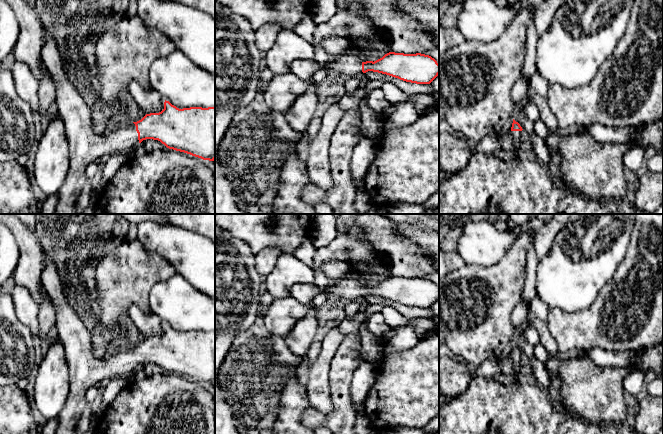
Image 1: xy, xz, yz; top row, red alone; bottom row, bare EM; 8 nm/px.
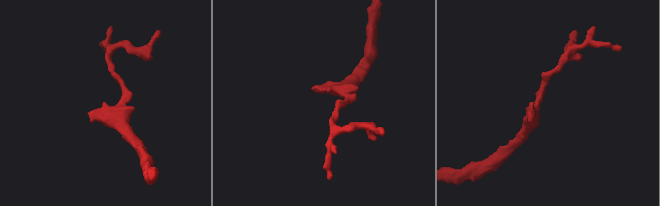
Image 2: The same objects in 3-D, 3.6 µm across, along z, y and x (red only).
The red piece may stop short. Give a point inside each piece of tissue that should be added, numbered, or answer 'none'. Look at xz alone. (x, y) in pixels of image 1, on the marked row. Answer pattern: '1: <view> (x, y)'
1: xz (350, 65)

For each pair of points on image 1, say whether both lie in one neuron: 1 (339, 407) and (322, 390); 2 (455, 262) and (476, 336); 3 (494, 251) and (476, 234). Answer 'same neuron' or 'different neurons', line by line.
1: different neurons
2: different neurons
3: same neuron

